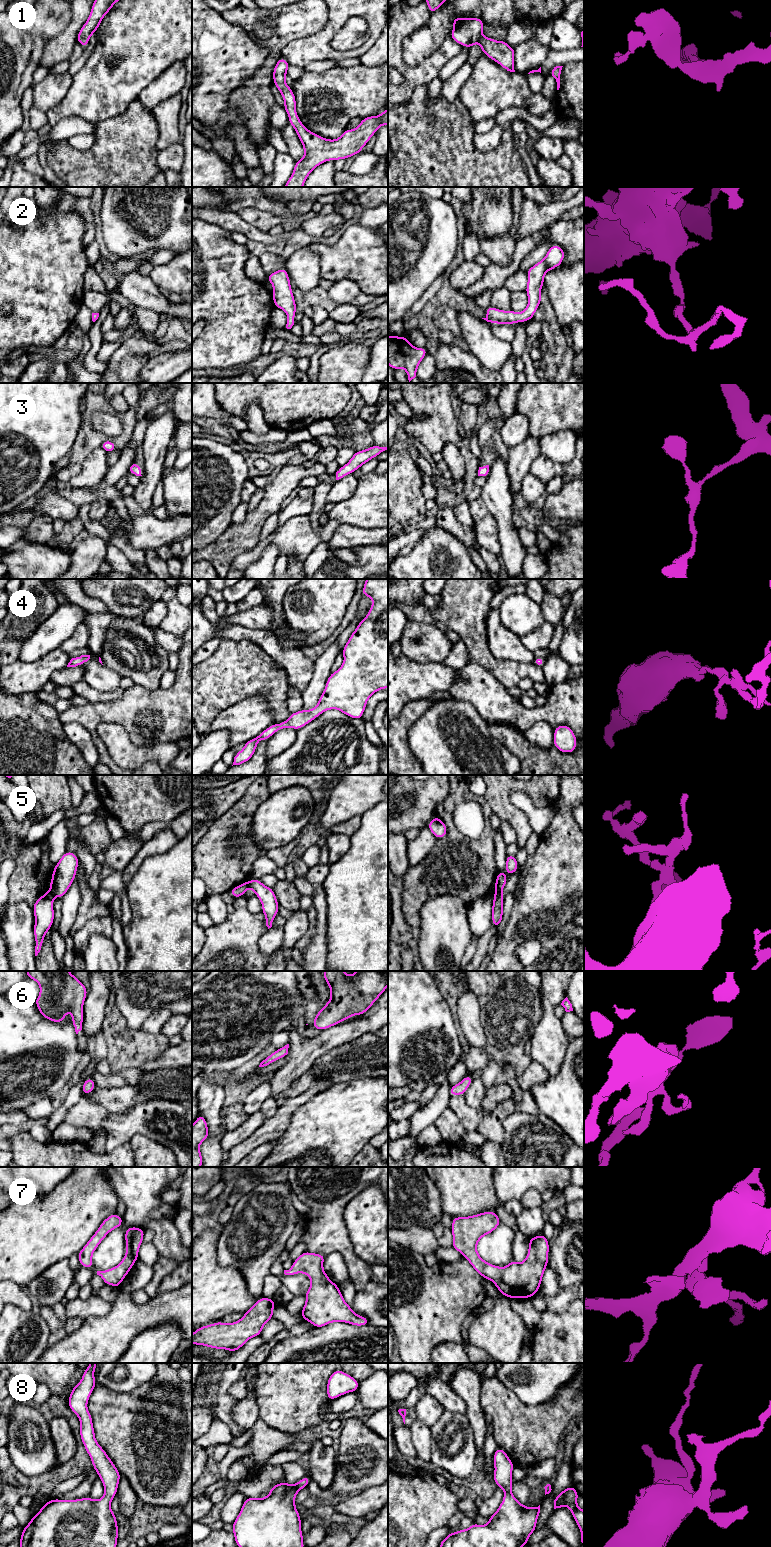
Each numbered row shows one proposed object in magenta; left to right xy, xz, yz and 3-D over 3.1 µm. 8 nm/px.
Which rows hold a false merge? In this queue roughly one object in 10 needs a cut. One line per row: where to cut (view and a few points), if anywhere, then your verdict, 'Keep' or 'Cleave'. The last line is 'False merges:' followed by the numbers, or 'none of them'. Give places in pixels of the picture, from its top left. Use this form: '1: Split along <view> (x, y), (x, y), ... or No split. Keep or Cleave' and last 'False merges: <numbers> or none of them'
1: No split. Keep
2: No split. Keep
3: No split. Keep
4: No split. Keep
5: Split along xy (49, 890), (55, 895). Cleave
6: No split. Keep
7: No split. Keep
8: No split. Keep
False merges: 5

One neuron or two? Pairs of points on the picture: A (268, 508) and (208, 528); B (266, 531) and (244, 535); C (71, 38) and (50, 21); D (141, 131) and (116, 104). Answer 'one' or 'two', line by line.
A: two
B: two
C: two
D: two

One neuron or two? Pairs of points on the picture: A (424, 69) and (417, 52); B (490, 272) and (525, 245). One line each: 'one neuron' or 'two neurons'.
A: two neurons
B: one neuron

